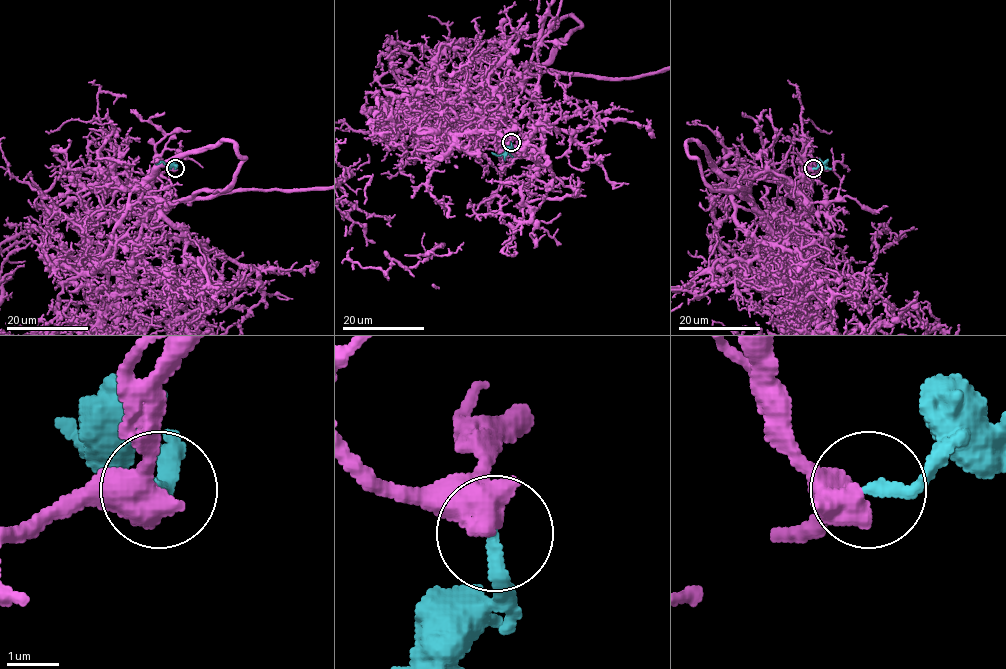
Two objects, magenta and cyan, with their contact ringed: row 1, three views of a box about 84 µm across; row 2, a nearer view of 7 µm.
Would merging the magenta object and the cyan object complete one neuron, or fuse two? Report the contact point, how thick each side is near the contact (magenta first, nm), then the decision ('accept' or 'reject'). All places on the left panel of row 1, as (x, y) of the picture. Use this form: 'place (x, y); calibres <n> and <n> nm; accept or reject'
place (175, 168); calibres 480 and 280 nm; accept

